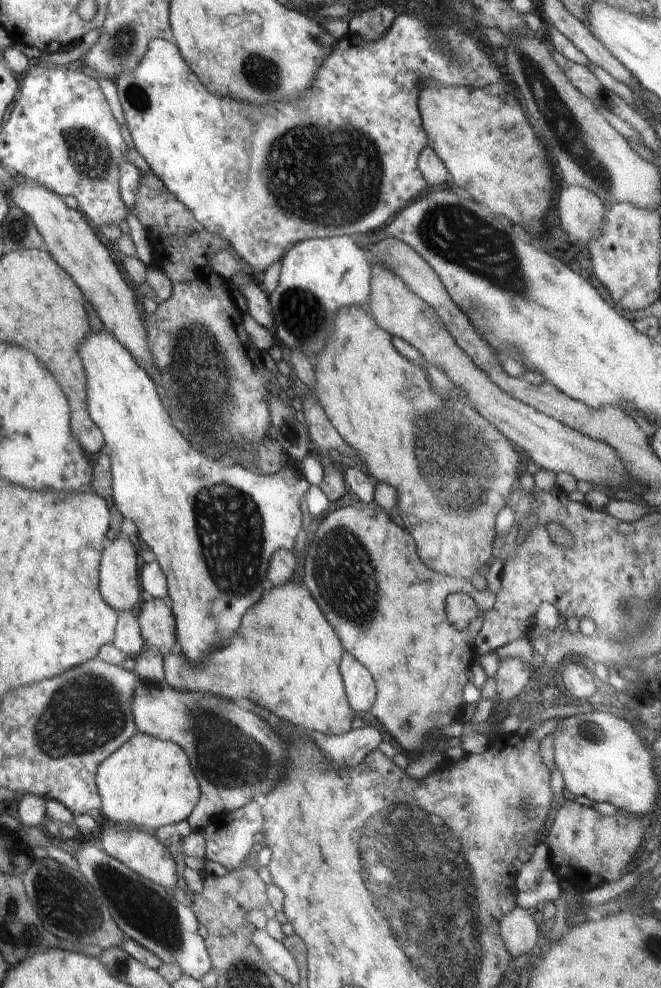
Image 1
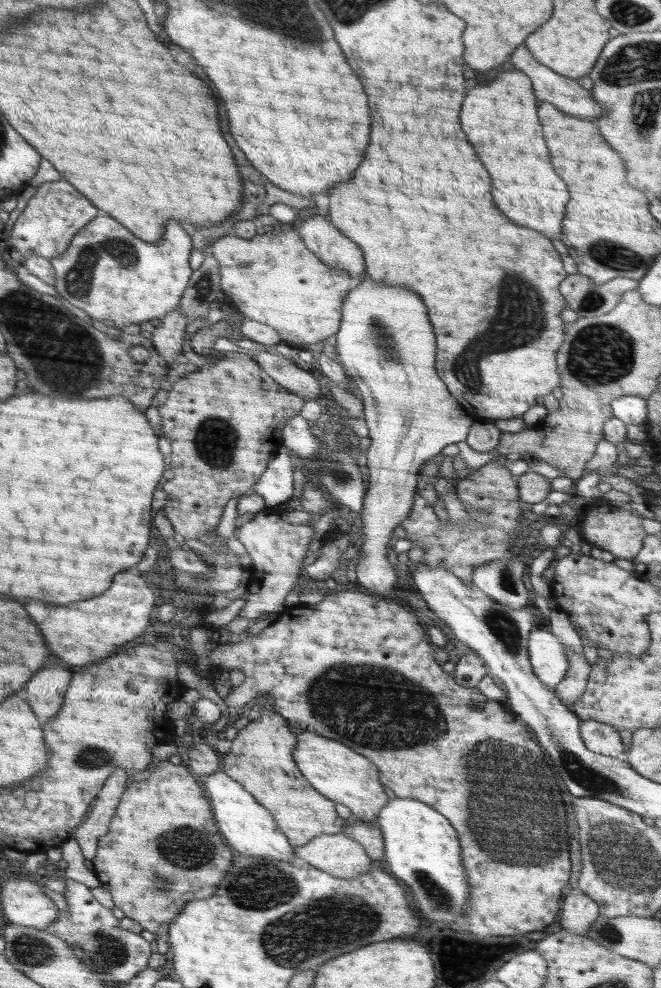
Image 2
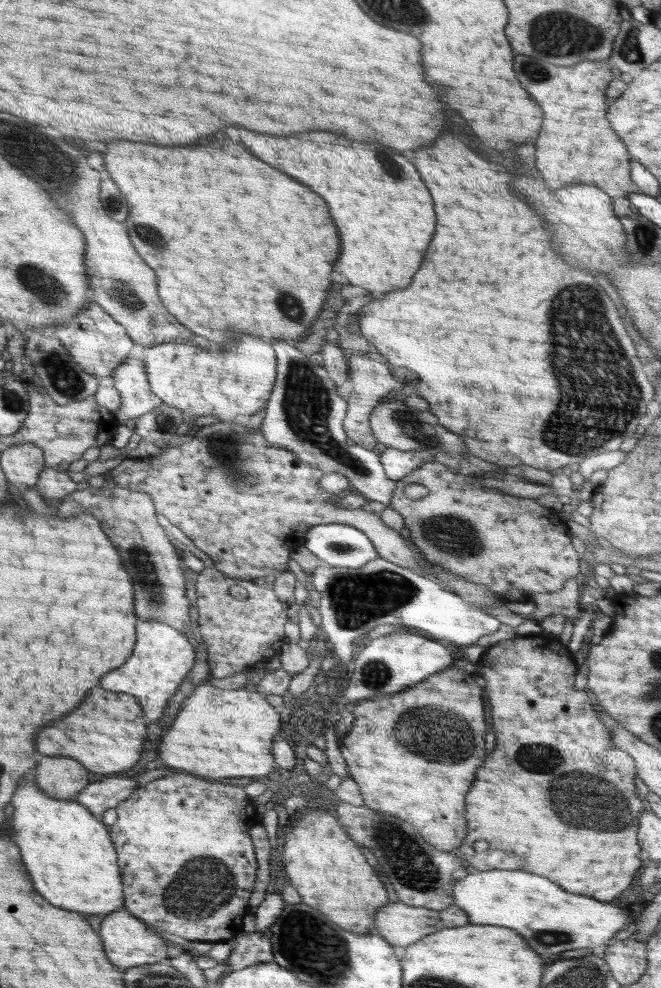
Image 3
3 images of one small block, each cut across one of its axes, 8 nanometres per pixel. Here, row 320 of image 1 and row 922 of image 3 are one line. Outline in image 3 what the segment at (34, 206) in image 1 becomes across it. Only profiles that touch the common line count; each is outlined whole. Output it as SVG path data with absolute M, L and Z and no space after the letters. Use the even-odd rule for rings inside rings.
M118 909L107 914L101 921L99 934L105 942L106 954L110 962L120 970L162 962L170 957L168 947L171 944L157 931L152 932L142 919L138 920L138 917Z

